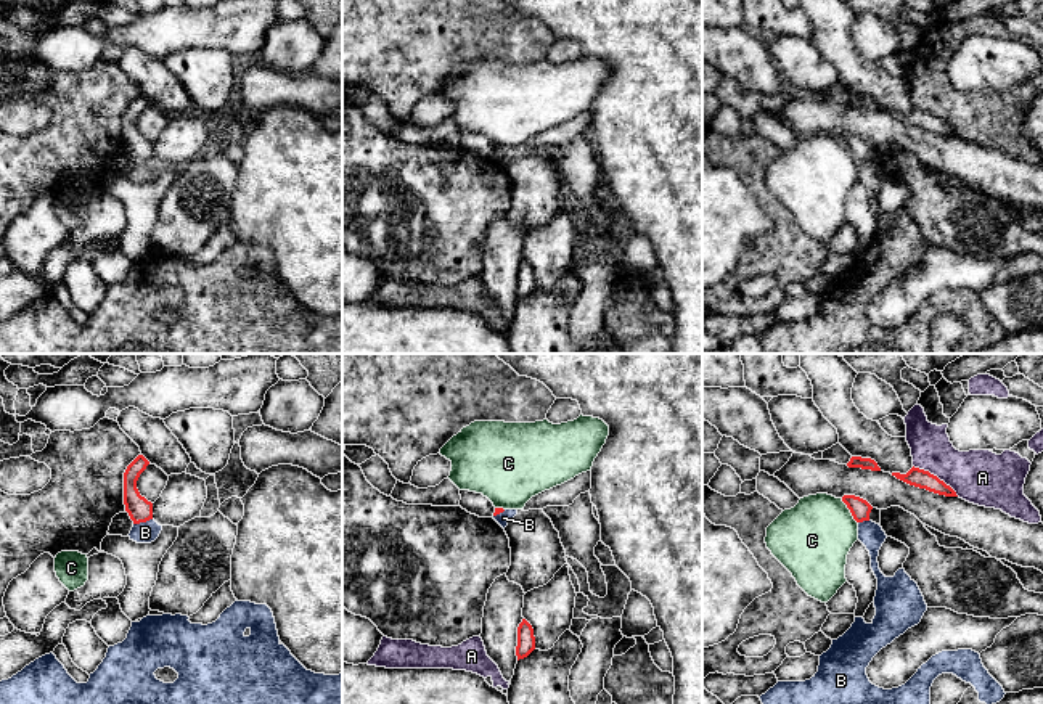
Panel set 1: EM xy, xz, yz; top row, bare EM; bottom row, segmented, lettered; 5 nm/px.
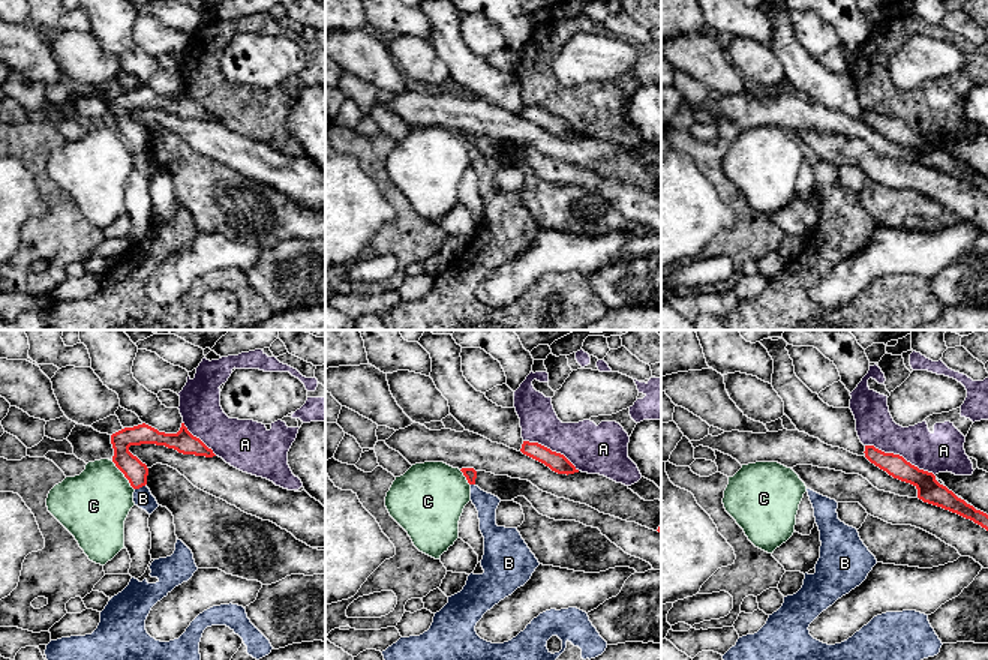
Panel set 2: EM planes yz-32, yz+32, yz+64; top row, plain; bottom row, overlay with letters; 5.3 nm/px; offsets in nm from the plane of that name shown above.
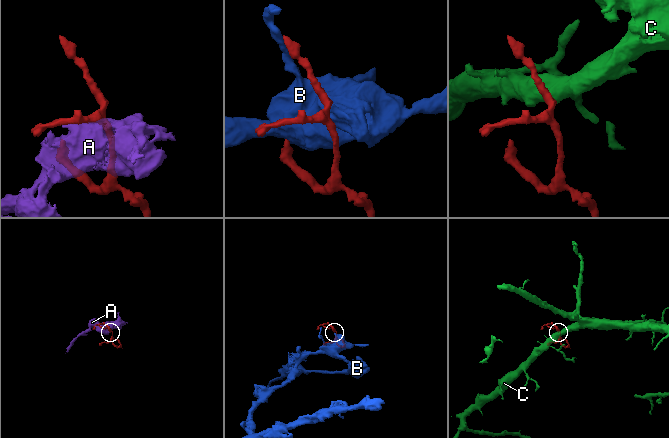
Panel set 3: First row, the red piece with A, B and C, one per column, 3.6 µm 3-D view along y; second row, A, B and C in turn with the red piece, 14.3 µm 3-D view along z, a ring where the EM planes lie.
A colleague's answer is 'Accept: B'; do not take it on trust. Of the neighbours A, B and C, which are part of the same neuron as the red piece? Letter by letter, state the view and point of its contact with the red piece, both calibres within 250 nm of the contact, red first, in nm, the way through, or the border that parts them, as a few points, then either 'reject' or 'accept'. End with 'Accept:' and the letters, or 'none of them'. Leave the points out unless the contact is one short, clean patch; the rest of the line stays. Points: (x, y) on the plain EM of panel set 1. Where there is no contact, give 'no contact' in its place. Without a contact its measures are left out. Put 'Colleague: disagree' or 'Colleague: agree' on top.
Colleague: disagree
A: contact yz (936, 116); calibres 90 and 280 nm; reject
B: contact xy (142, 161); calibres 120 and 110 nm; border xy (151, 158), (134, 164); reject
C: contact yz (850, 151); calibres 100 and 380 nm; border yz (841, 139), (857, 163); reject
Accept: none of them

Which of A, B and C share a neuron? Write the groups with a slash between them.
A / B / C

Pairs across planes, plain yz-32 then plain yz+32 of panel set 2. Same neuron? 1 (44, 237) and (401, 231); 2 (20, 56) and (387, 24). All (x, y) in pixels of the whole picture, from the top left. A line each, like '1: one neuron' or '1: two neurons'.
1: one neuron
2: two neurons

